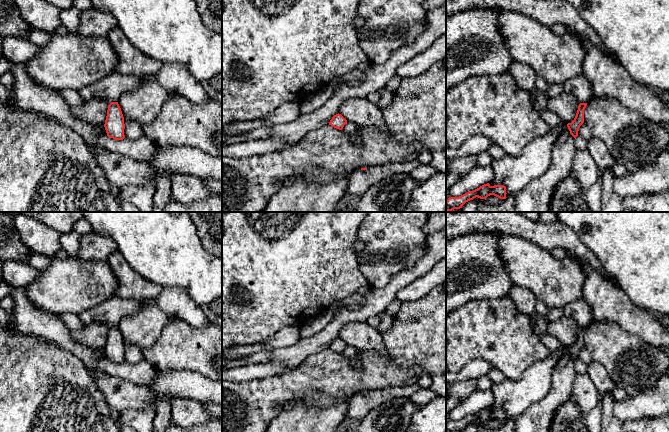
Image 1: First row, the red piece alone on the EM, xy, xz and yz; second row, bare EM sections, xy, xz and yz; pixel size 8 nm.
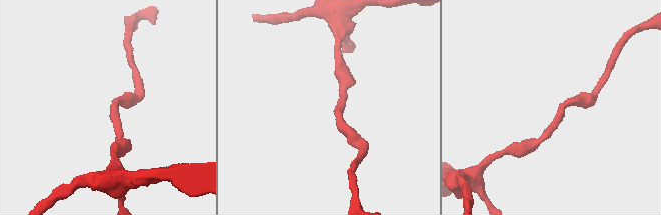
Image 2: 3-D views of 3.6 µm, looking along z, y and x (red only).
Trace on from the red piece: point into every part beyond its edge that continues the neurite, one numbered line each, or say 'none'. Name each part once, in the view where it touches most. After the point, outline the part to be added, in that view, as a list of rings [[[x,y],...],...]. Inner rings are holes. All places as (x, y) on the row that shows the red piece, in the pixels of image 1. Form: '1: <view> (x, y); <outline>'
none

